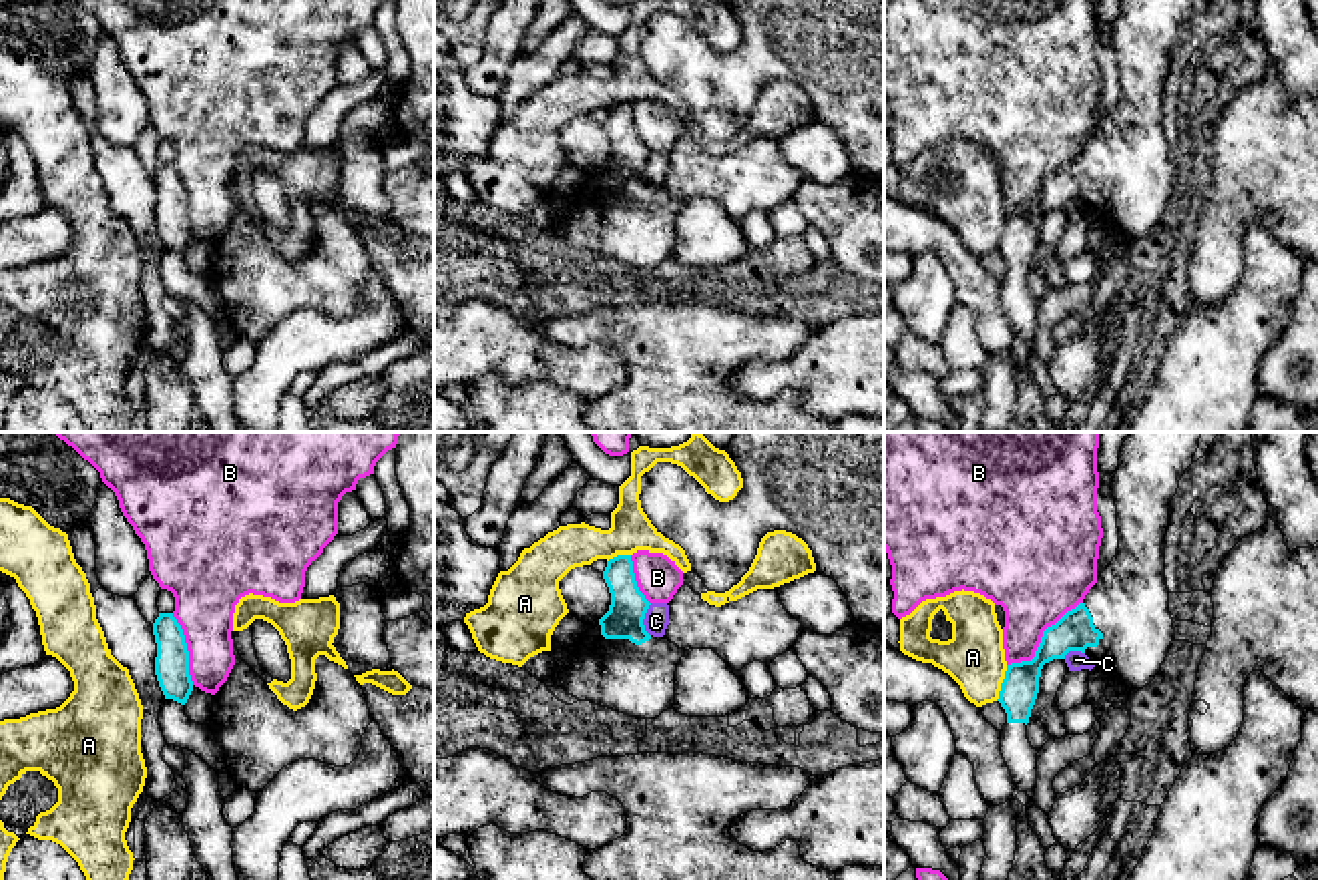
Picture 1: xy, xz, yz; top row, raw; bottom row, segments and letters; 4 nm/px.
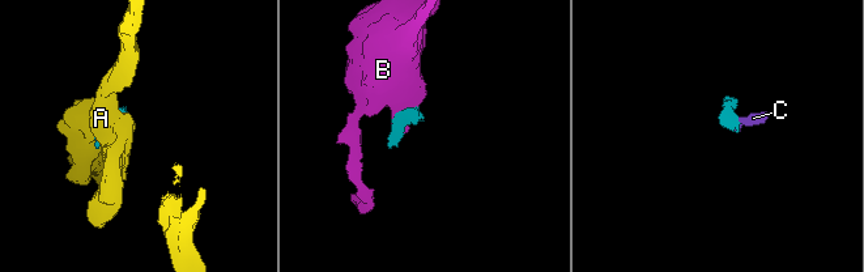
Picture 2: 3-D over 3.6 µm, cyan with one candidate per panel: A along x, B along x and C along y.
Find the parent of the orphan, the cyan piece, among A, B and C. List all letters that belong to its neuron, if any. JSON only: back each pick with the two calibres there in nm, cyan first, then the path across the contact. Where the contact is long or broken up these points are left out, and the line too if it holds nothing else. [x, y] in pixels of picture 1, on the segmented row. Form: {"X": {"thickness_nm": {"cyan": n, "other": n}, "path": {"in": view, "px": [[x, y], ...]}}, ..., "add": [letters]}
{"add": []}

